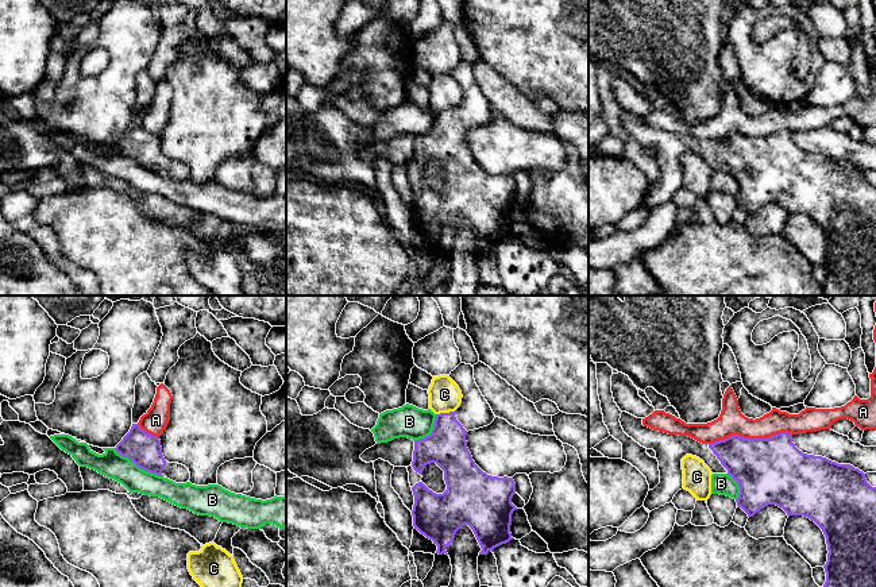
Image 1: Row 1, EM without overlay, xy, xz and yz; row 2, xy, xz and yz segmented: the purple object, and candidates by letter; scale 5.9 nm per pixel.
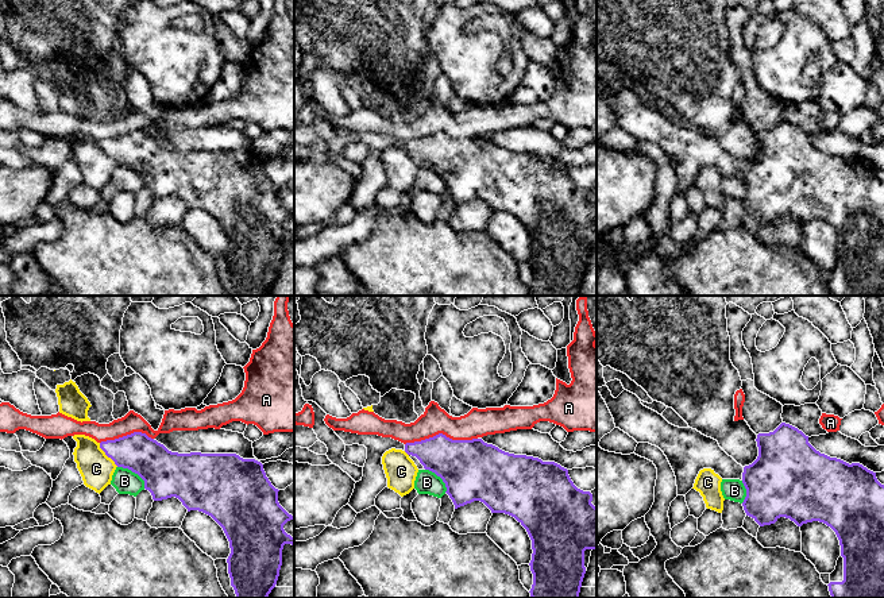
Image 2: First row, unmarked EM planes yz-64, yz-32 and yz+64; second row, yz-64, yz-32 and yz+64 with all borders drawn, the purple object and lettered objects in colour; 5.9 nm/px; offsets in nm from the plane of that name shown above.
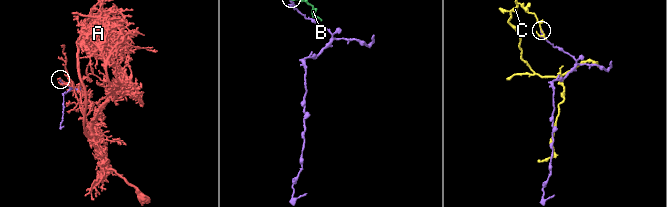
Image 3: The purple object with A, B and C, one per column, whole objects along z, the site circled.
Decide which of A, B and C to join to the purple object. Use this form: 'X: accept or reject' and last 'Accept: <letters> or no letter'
A: reject
B: reject
C: reject
Accept: no letter

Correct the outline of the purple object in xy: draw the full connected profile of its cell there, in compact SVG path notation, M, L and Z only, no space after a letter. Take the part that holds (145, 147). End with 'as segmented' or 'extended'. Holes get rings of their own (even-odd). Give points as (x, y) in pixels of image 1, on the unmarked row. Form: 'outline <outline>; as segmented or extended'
outline M132 121L130 130L115 147L147 170L175 181L186 181L190 177L190 170L185 163L165 158L159 135L144 130L139 121Z; extended

